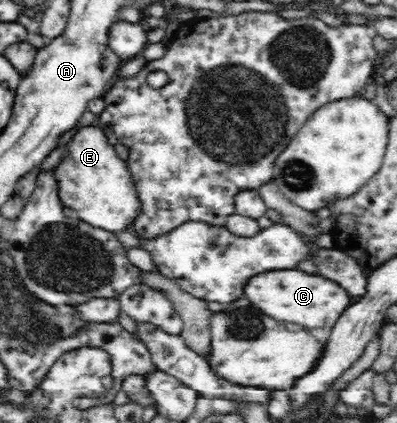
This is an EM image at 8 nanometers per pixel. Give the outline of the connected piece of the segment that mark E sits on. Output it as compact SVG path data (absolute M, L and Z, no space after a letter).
M99 124L79 129L69 143L69 157L57 173L60 181L60 198L66 207L73 209L79 222L113 234L130 231L143 213L143 200L136 178L128 163L123 161L107 142Z

